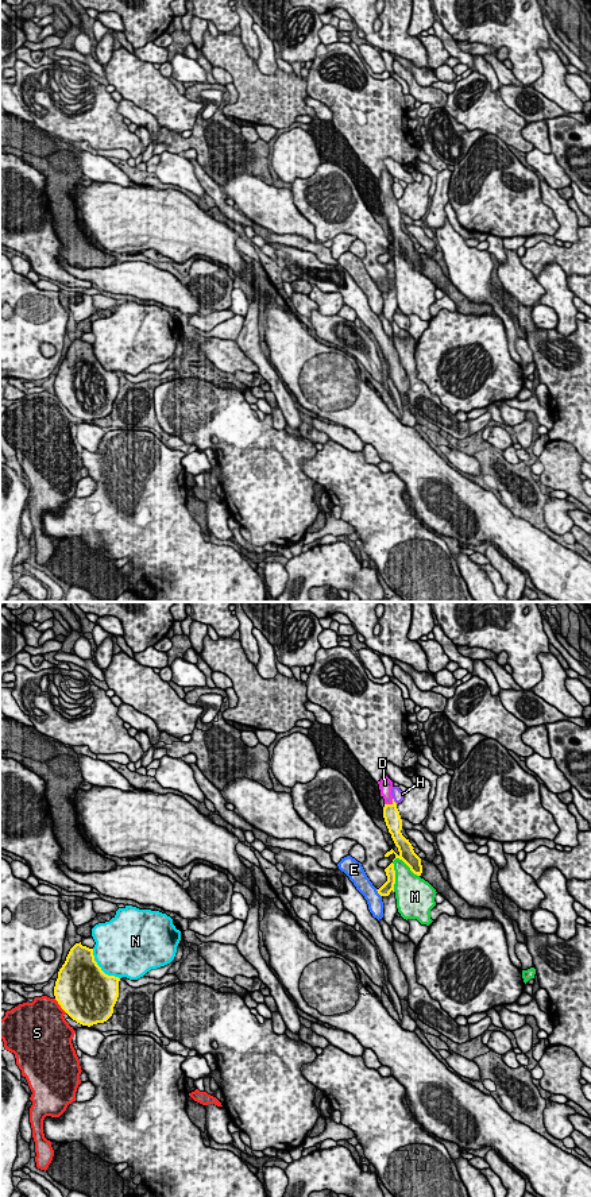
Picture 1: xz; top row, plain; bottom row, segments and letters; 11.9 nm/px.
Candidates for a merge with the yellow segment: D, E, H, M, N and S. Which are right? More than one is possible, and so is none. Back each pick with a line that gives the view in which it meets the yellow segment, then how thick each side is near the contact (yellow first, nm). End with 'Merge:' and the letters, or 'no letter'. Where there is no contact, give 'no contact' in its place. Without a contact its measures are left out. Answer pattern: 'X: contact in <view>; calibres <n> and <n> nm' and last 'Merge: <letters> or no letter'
D: contact in xz; calibres 190 and 160 nm
Merge: D

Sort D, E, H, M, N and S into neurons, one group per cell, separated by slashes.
D / E / H / M / N / S

